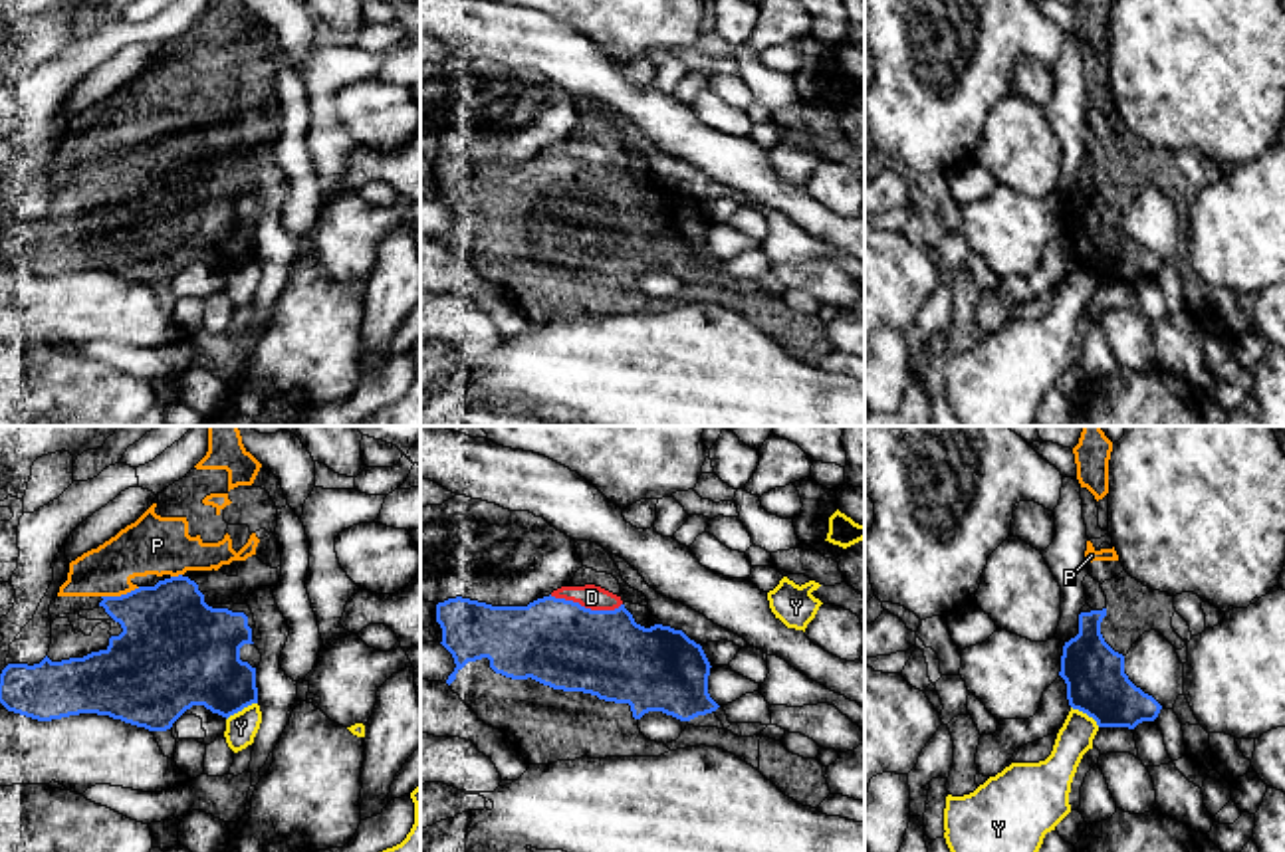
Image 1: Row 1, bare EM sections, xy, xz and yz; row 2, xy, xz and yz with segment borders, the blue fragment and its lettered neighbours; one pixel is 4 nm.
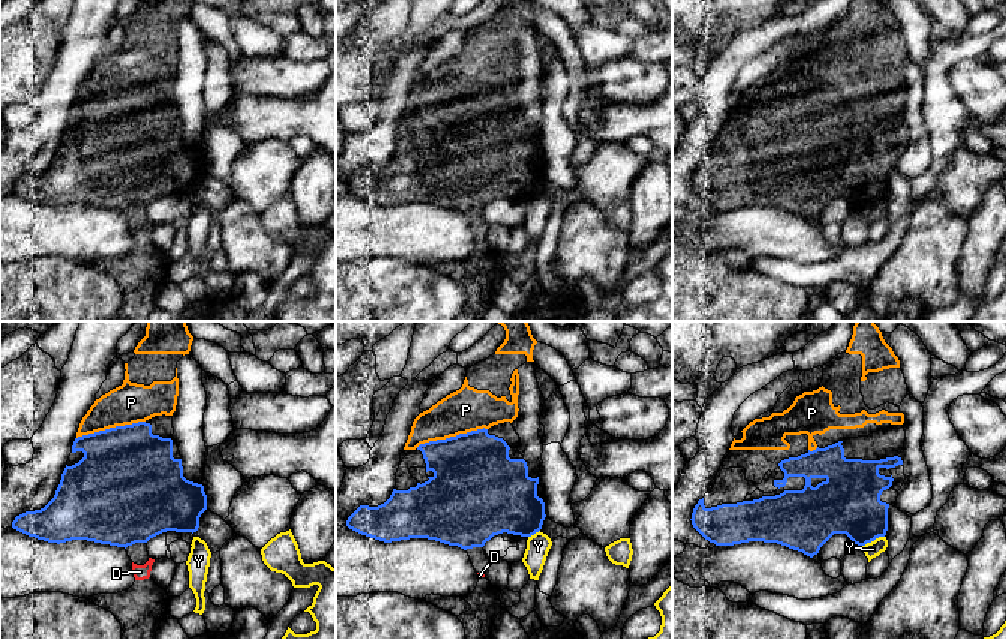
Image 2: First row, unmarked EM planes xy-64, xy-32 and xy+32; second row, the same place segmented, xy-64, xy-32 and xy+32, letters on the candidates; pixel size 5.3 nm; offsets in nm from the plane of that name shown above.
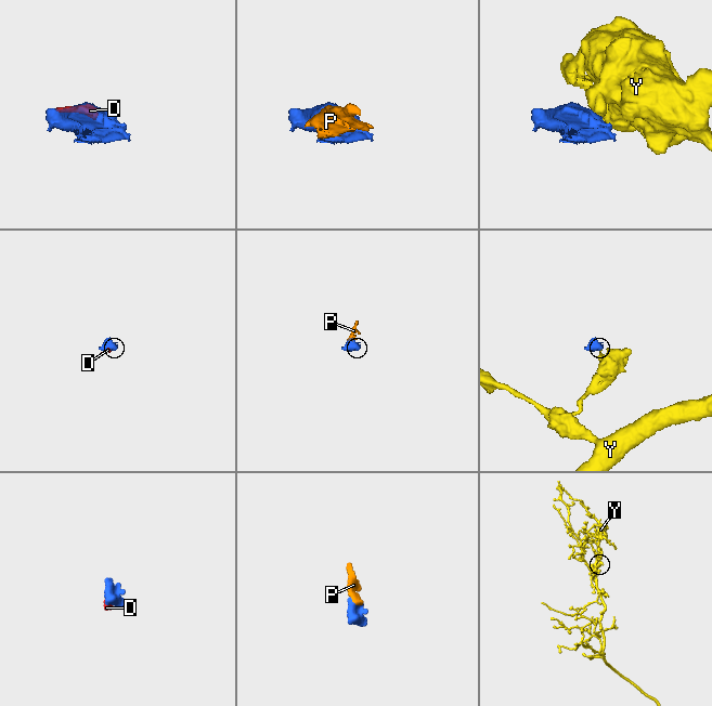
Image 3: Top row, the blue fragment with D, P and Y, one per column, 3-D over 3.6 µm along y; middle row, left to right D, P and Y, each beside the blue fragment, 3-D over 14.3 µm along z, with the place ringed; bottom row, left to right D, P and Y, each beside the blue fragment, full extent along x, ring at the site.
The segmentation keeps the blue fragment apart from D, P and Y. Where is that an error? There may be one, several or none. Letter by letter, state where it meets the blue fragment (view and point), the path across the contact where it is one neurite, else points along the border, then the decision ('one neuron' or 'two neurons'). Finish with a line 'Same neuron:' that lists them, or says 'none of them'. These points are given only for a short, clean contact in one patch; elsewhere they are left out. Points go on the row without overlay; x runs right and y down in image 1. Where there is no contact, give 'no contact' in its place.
D: contact xz (584, 163); one neuron
P: contact xy (121, 151); one neuron
Y: contact xy (240, 266); border xy (256, 258), (227, 276); two neurons
Same neuron: D, P

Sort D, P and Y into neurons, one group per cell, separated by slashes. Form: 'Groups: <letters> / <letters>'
Groups: D P / Y

